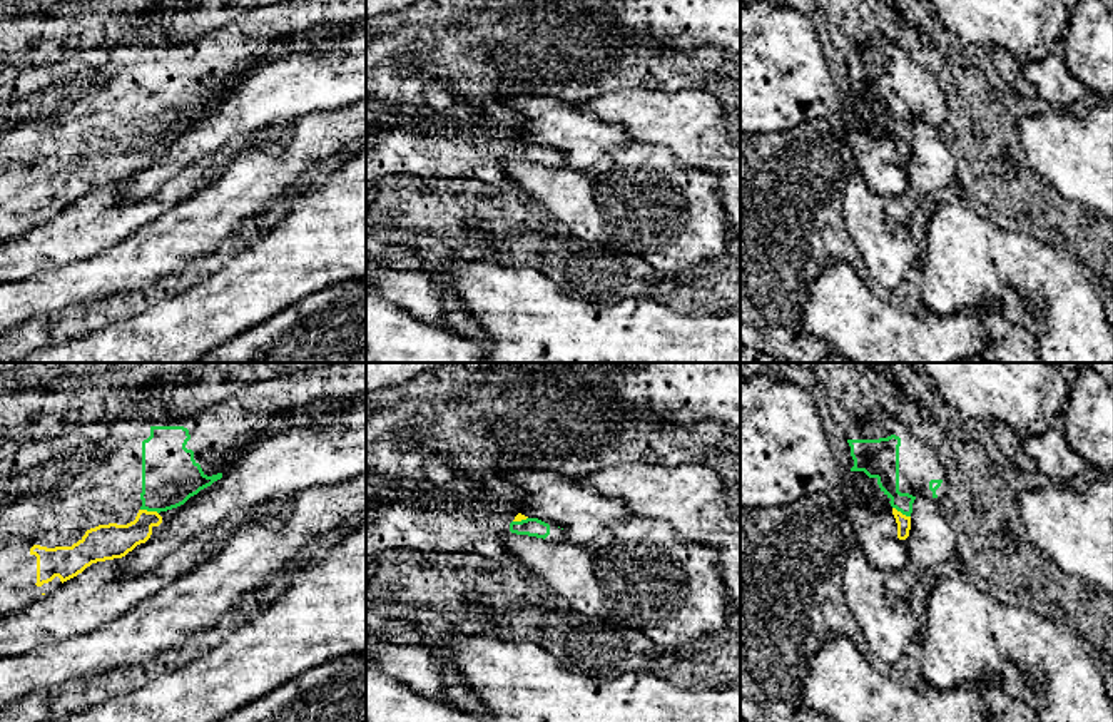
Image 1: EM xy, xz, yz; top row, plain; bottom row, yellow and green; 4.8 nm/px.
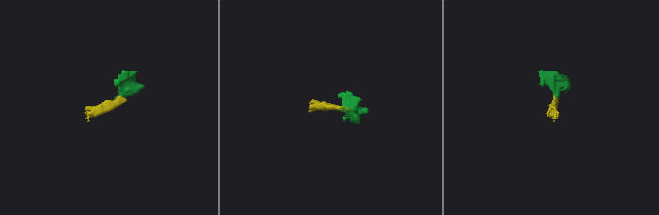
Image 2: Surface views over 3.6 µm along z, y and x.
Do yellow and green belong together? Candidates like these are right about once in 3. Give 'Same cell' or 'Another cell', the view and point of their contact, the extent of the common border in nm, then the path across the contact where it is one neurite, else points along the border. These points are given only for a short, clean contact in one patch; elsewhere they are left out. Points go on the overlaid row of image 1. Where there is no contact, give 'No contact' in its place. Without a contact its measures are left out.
Same cell. Touches yellow at xy (149, 512). Shared border 90 nm. Path across: xy (107, 542), (127, 537), (149, 512), (169, 480), (169, 472)

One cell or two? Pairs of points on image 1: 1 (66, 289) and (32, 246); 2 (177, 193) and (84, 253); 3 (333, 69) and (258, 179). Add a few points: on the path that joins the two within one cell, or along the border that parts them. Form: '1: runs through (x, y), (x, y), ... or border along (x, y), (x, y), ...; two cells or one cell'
1: border along (89, 258), (40, 269), (17, 281); two cells
2: runs through (154, 206), (107, 229); one cell
3: border along (341, 107), (304, 112), (289, 121); two cells

